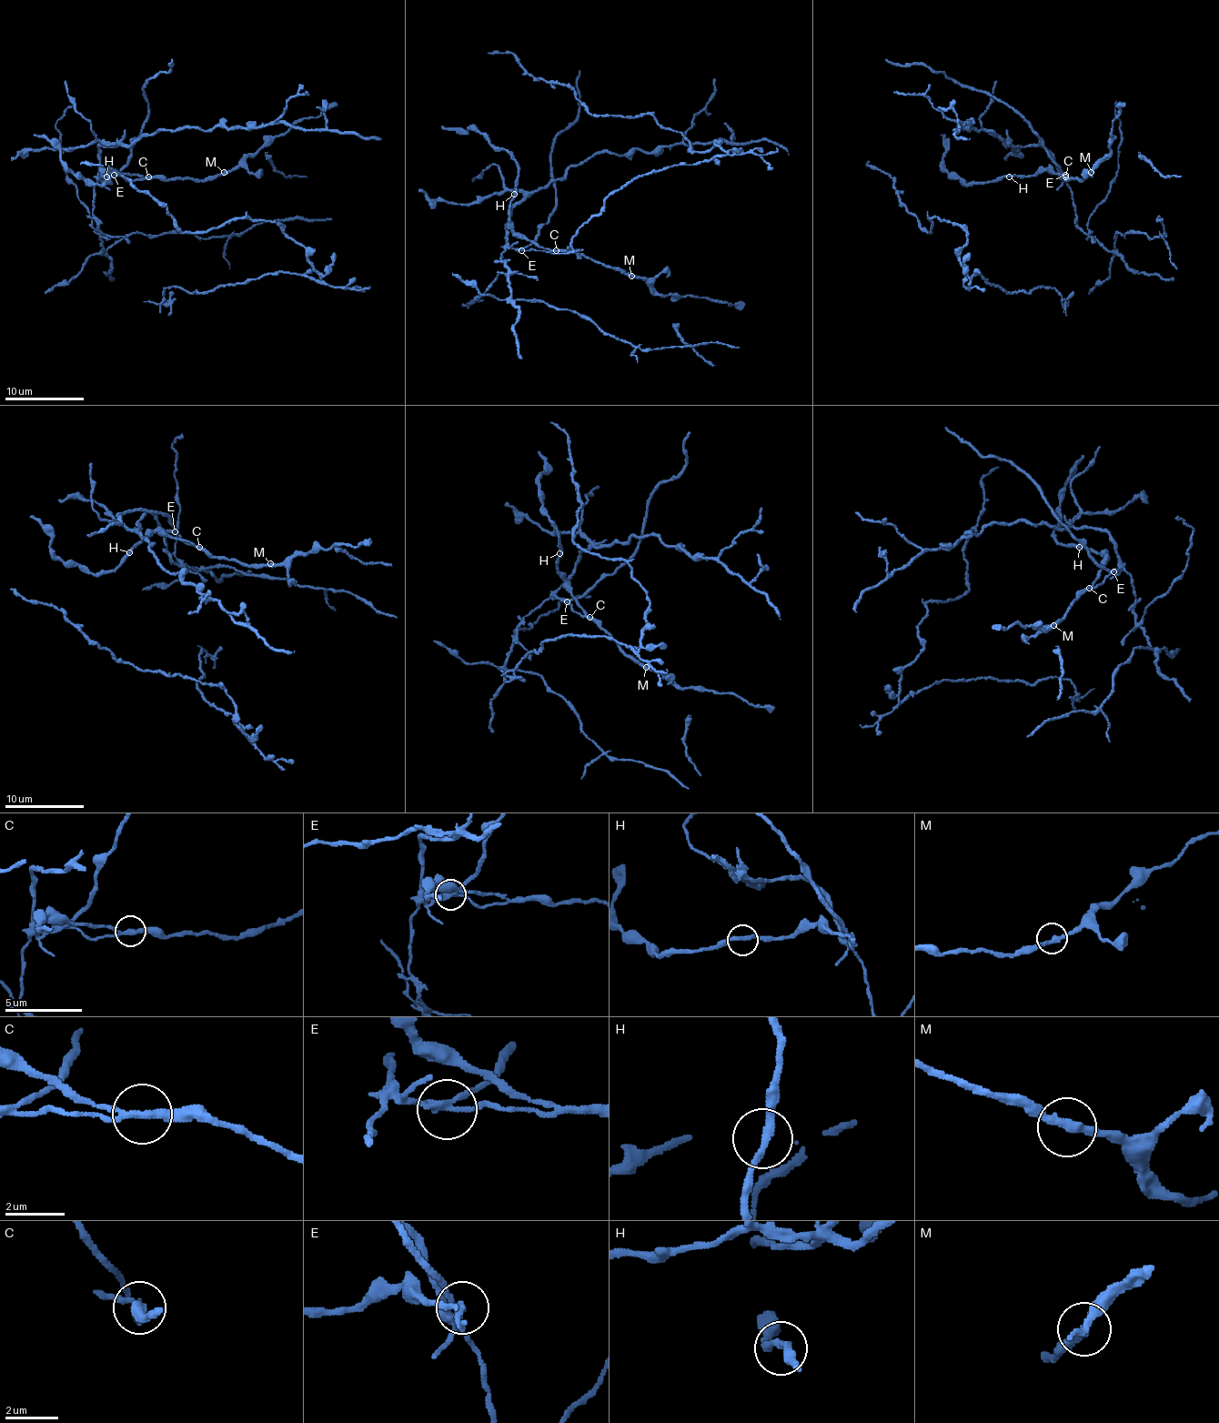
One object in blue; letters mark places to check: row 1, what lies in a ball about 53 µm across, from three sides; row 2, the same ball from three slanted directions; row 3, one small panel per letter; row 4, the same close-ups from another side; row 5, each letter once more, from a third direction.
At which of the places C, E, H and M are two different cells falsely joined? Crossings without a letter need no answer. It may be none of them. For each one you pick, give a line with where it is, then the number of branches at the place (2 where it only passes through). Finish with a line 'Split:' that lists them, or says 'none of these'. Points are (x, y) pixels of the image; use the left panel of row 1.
E: place (114, 175); branches 3
Split: E

